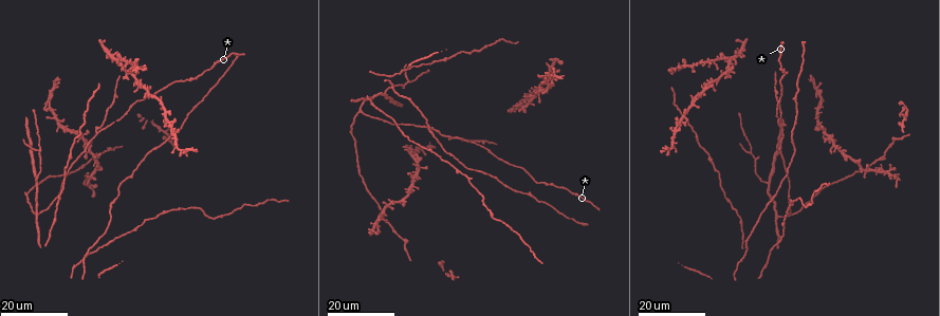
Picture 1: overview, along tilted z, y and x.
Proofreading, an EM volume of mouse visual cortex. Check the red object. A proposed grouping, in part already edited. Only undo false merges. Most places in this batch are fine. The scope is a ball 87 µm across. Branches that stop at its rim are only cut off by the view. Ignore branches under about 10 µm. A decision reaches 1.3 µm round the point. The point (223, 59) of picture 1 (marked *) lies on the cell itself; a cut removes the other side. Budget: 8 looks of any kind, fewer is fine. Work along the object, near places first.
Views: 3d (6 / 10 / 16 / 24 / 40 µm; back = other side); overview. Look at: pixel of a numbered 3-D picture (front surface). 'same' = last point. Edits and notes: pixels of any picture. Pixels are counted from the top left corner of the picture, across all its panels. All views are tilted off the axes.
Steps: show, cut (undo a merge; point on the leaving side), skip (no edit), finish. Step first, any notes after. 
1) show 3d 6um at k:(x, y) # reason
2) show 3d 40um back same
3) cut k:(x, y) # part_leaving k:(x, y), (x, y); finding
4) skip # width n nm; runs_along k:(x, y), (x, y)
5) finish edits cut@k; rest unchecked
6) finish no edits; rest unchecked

show 3d 24um at 1:(446, 136) # two arms in line, one across

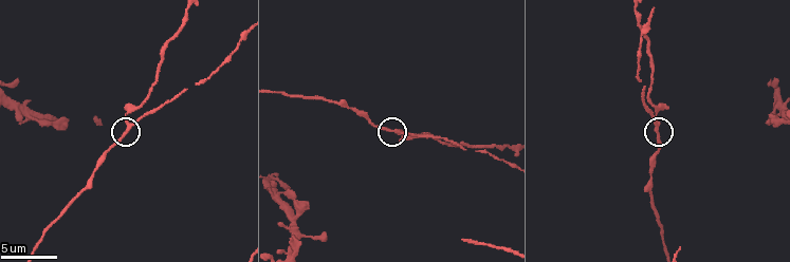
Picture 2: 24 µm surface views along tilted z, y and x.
show 3d 6um at 2:(656, 125)

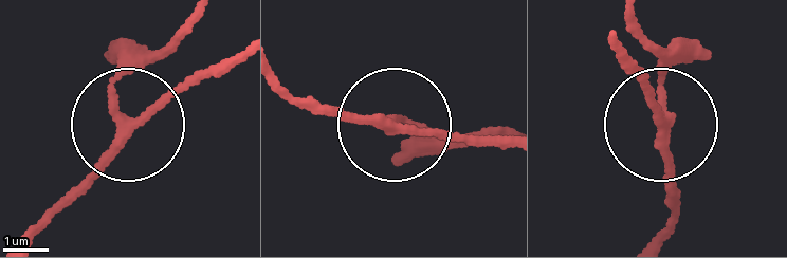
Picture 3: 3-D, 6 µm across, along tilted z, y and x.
skip # arms 3; runs_along 3:(237, 53), (151, 104), (49, 215); one cell here

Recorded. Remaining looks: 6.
show 3d 16um at 1:(729, 61) # thin arm on a thick one

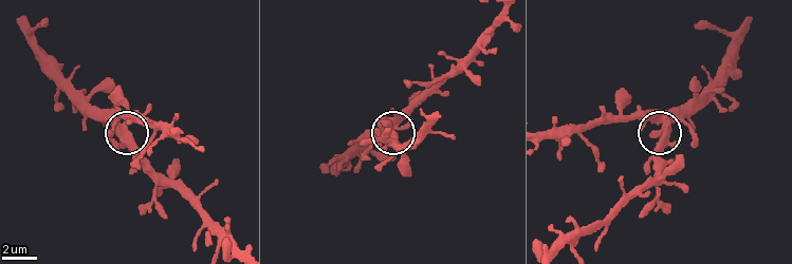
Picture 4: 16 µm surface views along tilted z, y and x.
show 3d 10um at 4:(117, 132)

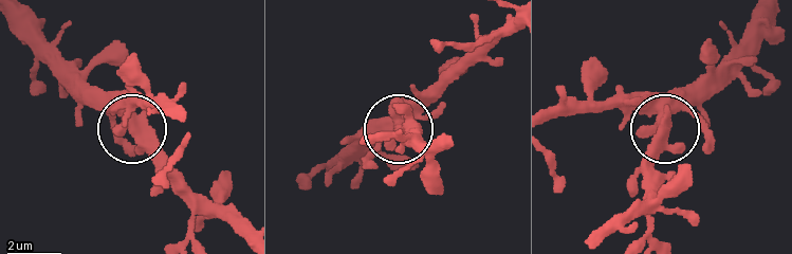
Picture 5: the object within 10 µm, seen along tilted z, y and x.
skip # width 420 nm; all the same cell

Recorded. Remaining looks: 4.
show 3d 24um at 1:(740, 51) # sudden change in width

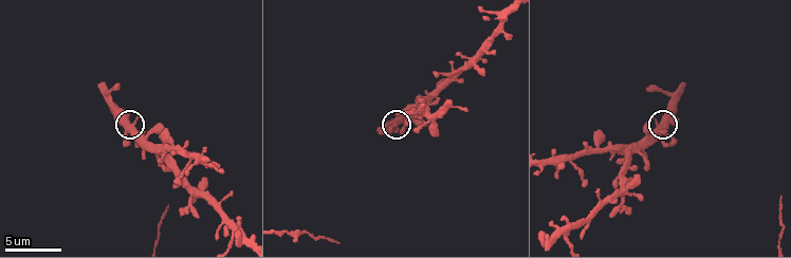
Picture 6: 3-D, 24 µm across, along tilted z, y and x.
show 3d 6um at 6:(132, 132)

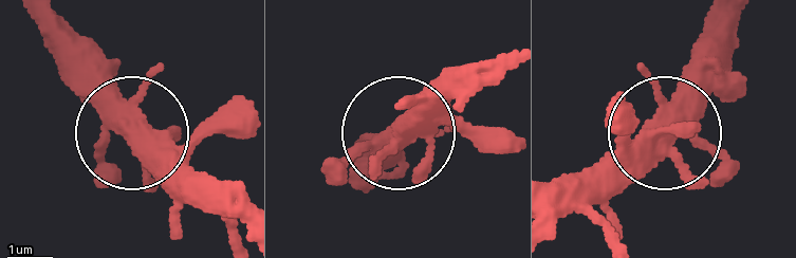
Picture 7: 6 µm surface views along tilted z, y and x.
show 3d 6um back at 7:(132, 126)

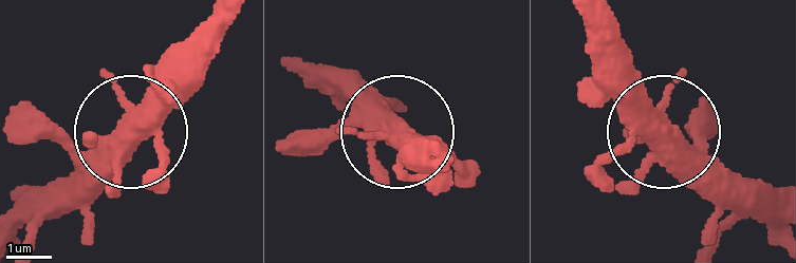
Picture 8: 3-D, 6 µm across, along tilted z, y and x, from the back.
skip # all the same cell

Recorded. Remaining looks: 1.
finish no edits; rest unchecked

